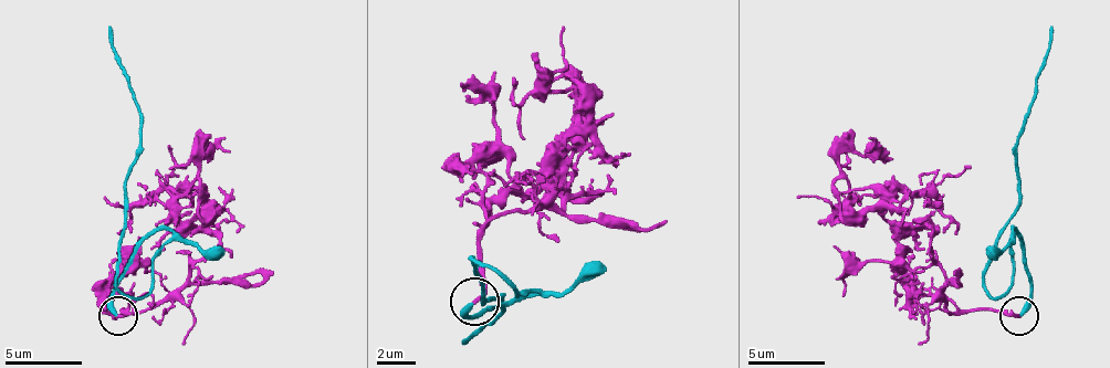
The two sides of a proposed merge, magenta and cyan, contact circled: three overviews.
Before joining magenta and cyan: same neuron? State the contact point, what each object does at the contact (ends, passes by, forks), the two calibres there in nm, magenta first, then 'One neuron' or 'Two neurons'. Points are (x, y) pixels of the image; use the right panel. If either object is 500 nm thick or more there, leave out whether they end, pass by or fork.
Place: (1018, 315). At the ring magenta ends. At the ring cyan ends. Thickness 220 nm (magenta) against 320 nm. One neuron

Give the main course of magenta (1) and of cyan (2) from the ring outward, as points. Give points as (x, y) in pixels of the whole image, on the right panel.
1: (1019, 316), (946, 308), (934, 231), (892, 223), (869, 189), (849, 186), (838, 163), (865, 150)
2: (1019, 316), (1032, 293), (1016, 228), (1012, 285), (993, 297), (985, 285), (1019, 200), (1016, 147), (1050, 27)

